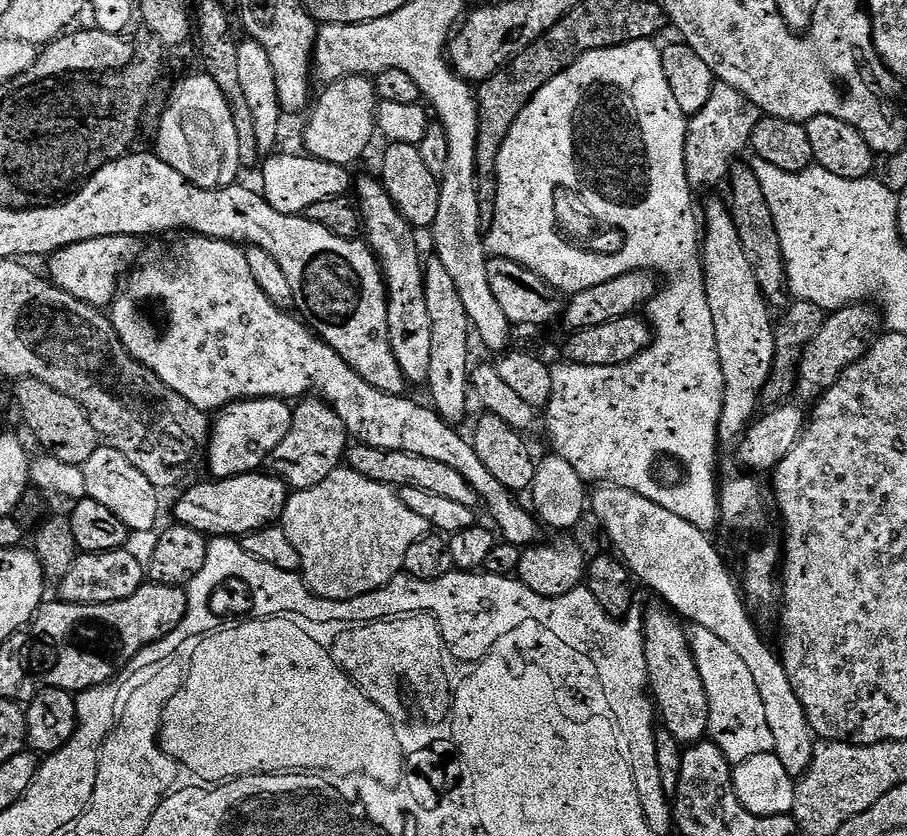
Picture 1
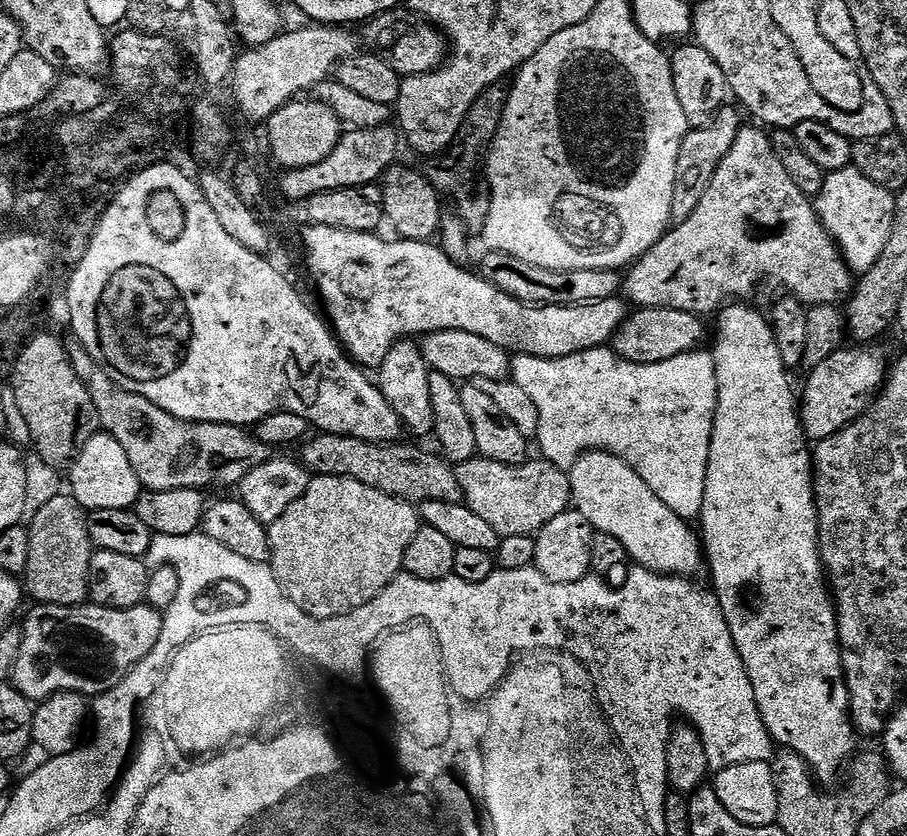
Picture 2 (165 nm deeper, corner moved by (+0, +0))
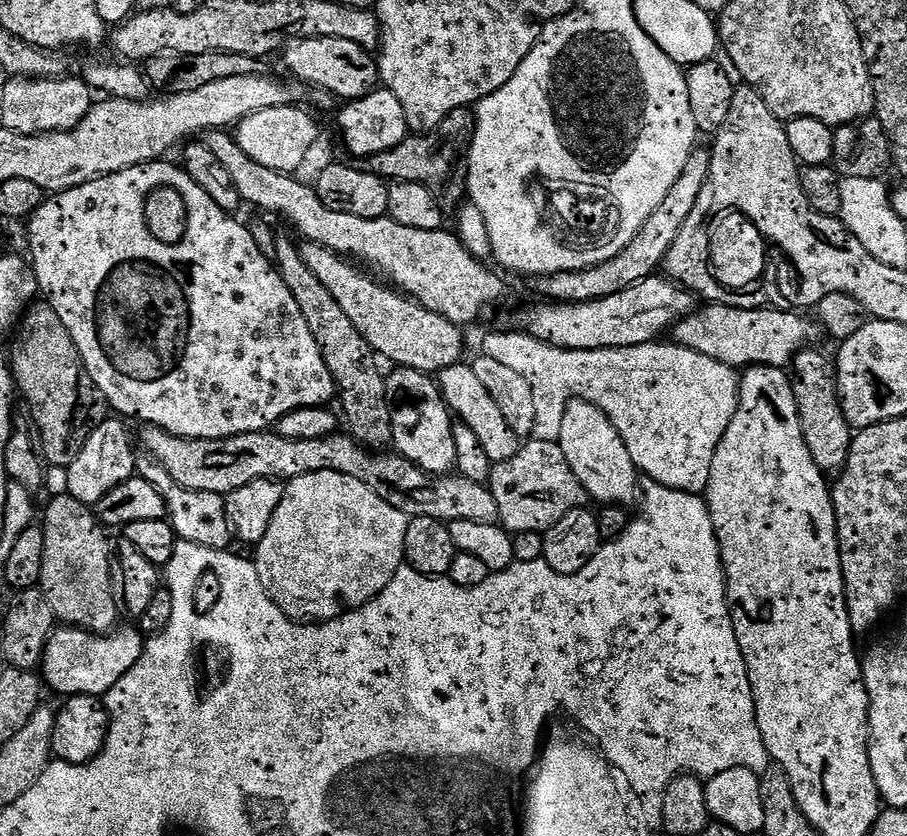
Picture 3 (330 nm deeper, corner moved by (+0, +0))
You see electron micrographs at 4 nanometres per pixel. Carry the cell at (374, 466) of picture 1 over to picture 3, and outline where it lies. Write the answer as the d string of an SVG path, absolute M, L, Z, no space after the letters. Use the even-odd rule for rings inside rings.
M532 438L521 443L514 458L506 458L506 462L493 467L492 477L487 485L494 494L494 502L498 502L499 523L513 534L545 533L562 522L566 514L570 514L575 508L585 507L590 500L582 482L578 482L574 470L570 470L566 454L562 454L559 443L554 440Z

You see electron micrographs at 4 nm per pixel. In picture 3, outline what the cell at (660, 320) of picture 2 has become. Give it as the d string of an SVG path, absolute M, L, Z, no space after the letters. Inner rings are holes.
M705 303L697 307L689 316L683 316L670 329L671 343L682 346L686 350L694 350L698 354L706 354L706 358L714 358L714 362L722 362L737 370L752 367L753 364L787 369L795 356L803 348L809 347L812 328L803 320L796 310L783 308L735 308L729 304Z

